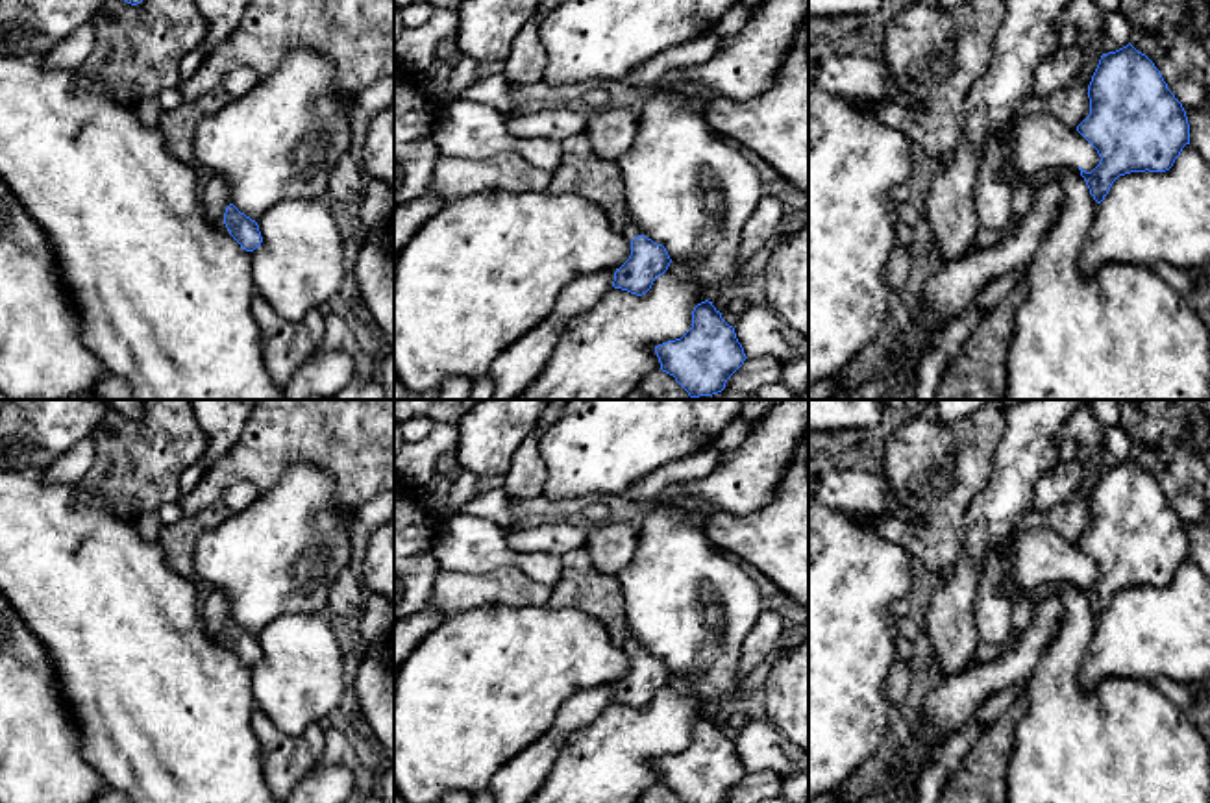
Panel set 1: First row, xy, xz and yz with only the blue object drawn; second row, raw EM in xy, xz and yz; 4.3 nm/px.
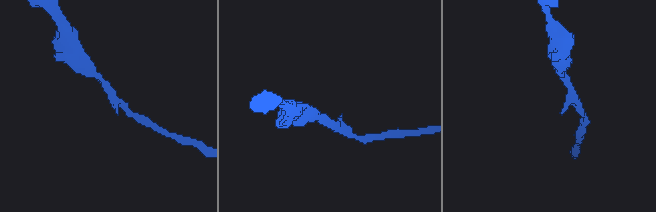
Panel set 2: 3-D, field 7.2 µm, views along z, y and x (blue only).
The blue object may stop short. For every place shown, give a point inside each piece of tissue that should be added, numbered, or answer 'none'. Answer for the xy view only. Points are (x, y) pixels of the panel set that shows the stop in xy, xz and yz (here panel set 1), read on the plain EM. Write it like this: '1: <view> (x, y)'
1: xy (215, 609)

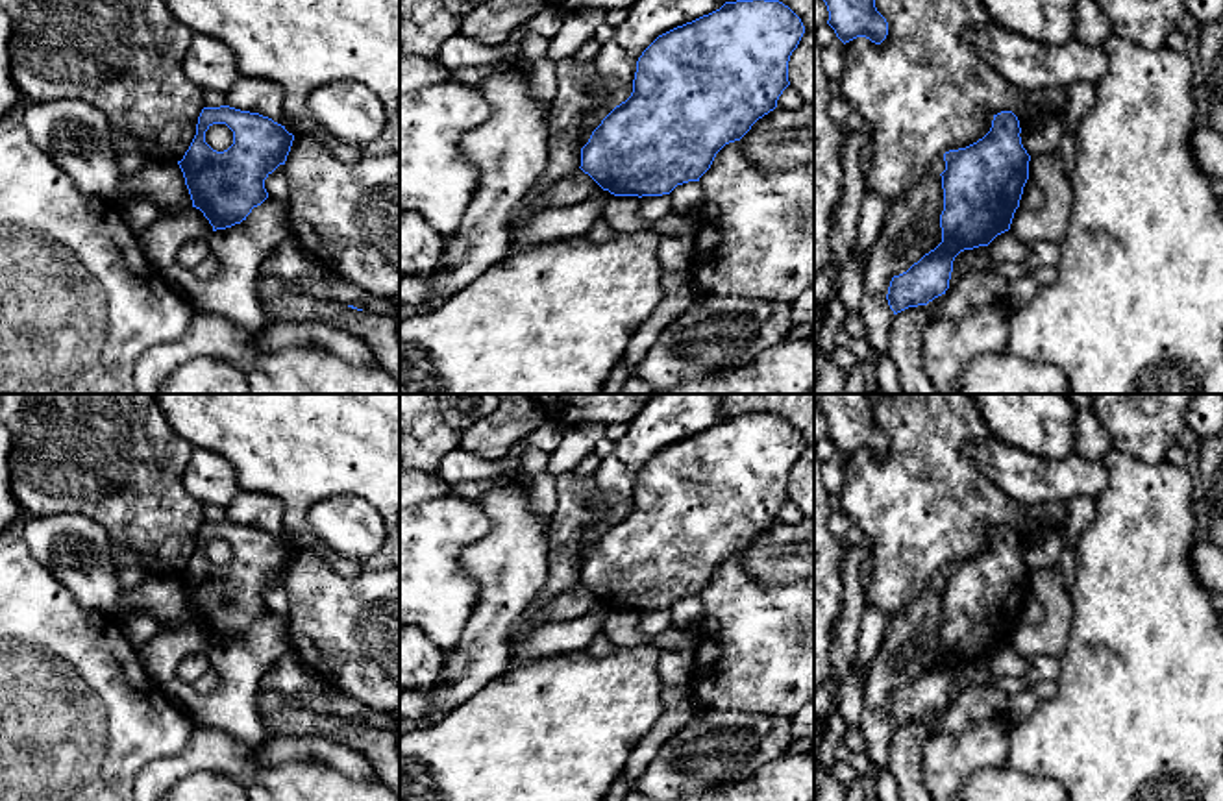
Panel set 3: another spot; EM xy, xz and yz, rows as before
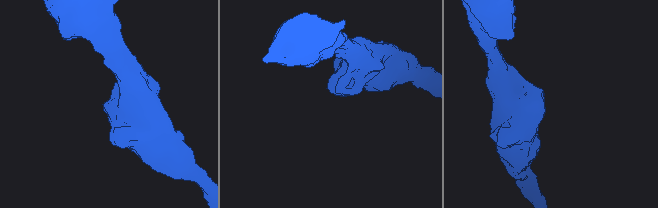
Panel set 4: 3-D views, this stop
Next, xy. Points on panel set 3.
none

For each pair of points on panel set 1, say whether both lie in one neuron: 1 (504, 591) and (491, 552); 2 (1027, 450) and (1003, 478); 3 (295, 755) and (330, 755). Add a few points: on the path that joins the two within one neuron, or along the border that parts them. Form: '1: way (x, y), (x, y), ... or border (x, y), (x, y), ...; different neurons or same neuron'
1: border (454, 570), (489, 572), (518, 567), (537, 583); different neurons
2: way (1022, 457), (1011, 470); same neuron
3: border (330, 735), (315, 765); different neurons

